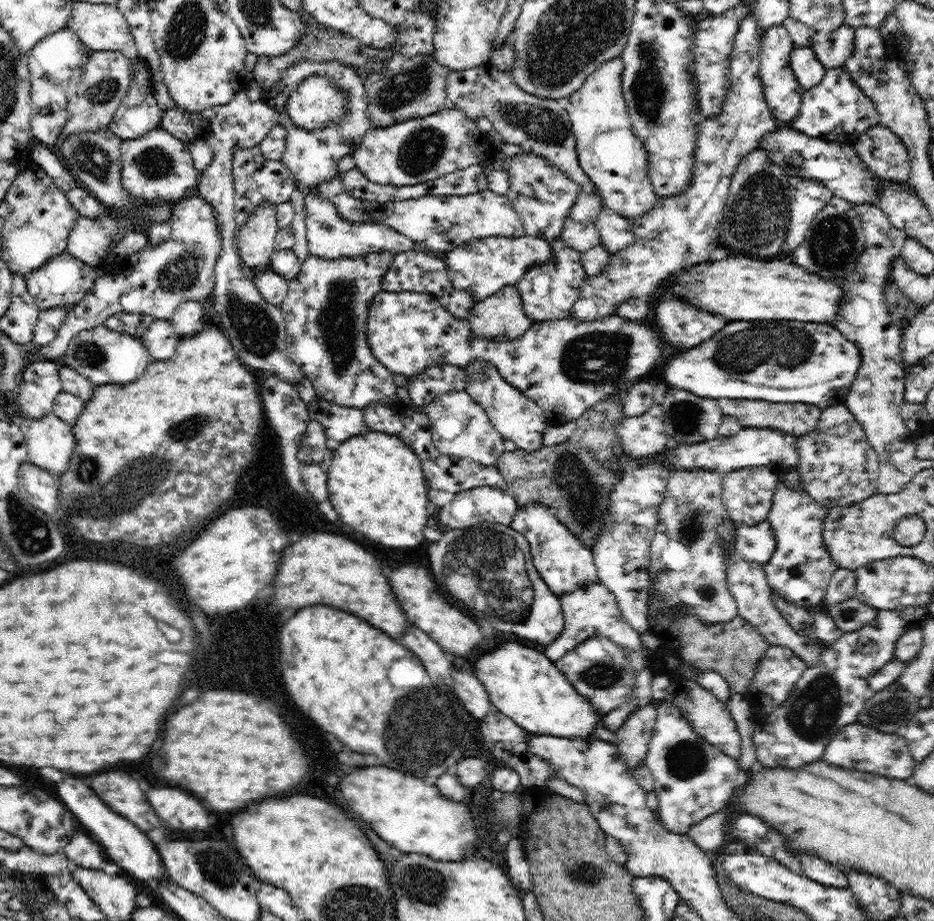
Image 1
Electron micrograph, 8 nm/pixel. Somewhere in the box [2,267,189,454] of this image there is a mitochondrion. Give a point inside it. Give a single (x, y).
(88, 354)

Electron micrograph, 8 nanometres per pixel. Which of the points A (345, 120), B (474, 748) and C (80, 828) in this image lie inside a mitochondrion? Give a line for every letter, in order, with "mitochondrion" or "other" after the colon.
A: other
B: other
C: other

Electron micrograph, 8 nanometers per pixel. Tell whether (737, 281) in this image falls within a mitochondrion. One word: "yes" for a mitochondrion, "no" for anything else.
no

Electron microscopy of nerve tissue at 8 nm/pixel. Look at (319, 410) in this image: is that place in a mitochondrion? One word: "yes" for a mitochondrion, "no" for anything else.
no

